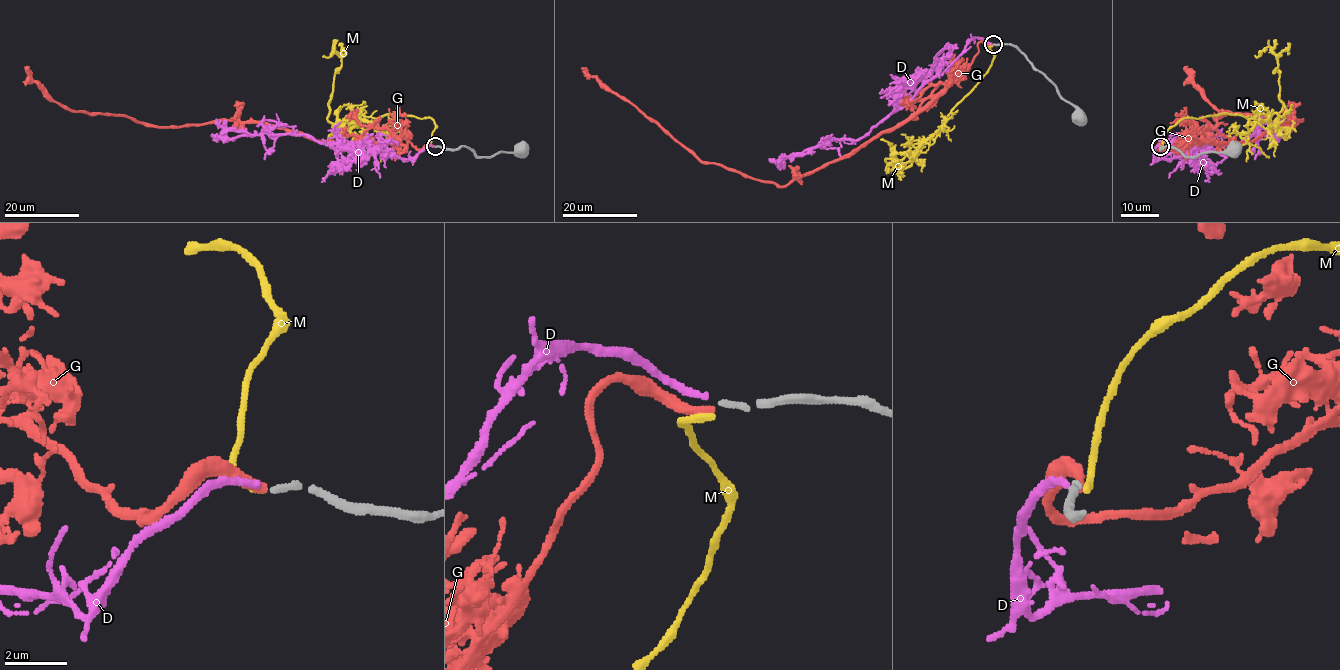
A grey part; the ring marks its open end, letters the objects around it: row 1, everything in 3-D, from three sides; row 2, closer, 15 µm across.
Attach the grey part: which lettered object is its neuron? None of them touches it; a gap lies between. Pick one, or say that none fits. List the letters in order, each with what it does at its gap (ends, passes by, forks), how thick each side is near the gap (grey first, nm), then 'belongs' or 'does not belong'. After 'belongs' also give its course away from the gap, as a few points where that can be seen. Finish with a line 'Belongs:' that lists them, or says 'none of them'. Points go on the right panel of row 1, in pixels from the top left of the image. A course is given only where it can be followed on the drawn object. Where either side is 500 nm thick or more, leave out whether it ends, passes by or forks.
D: it ends; calibres 200 and 240 nm; does not belong
G: it ends; calibres 200 and 280 nm; does not belong
M: it ends; calibres 200 and 240 nm; does not belong
Belongs: none of them

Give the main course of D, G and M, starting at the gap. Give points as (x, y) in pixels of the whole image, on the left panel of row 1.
D: (434, 146), (410, 159), (388, 157), (359, 143), (325, 144), (304, 135), (250, 135), (229, 130), (216, 119)
G: (434, 146), (419, 150), (405, 139), (318, 142), (235, 120), (161, 126), (73, 111), (24, 67)
M: (434, 146), (430, 118), (352, 114), (335, 126), (327, 119), (328, 102), (341, 57), (334, 47), (322, 56)

